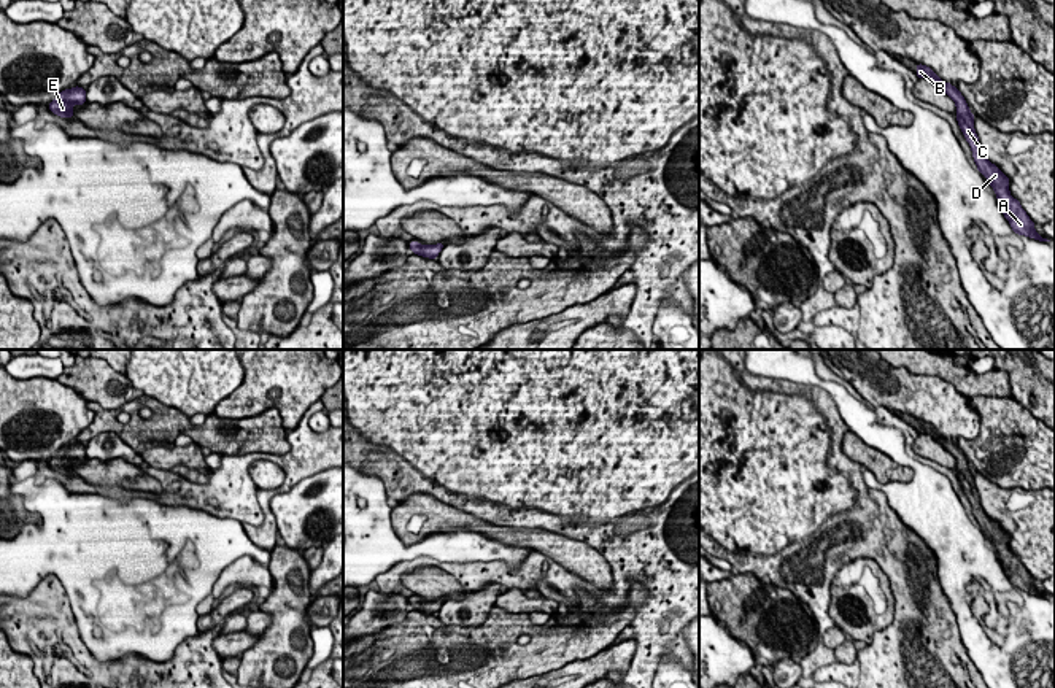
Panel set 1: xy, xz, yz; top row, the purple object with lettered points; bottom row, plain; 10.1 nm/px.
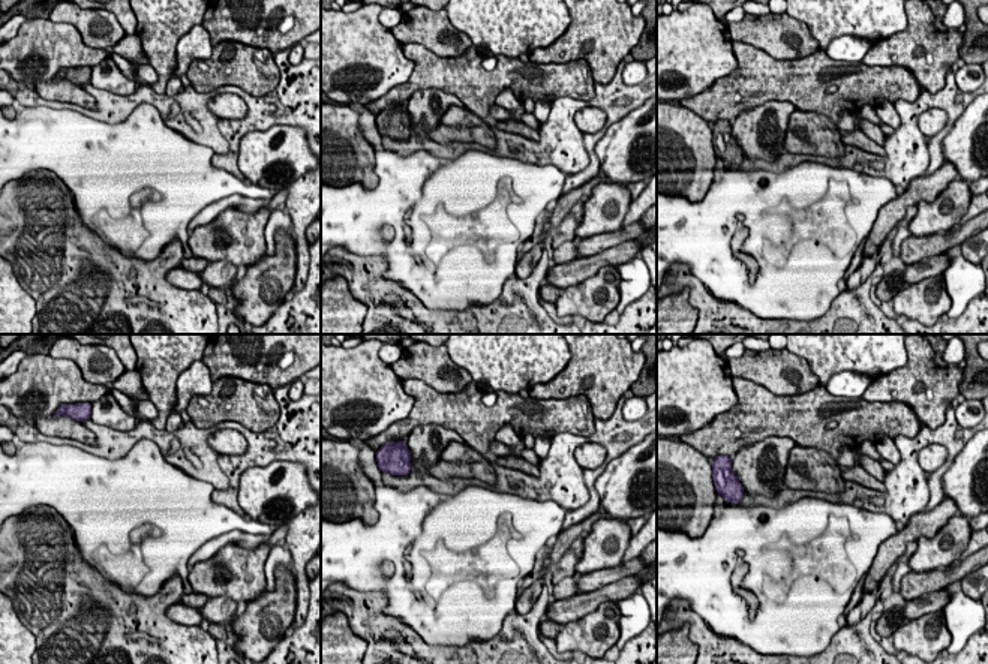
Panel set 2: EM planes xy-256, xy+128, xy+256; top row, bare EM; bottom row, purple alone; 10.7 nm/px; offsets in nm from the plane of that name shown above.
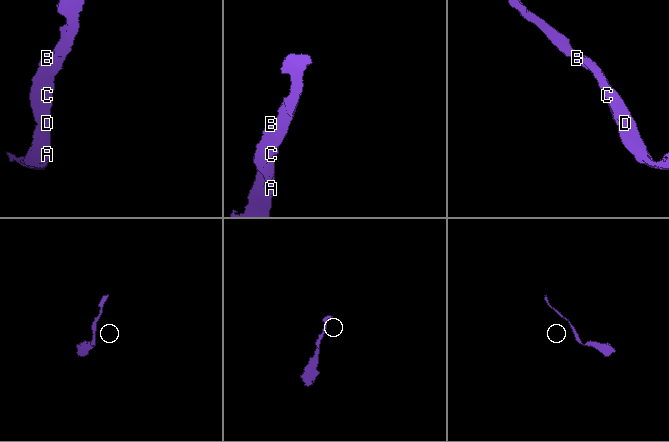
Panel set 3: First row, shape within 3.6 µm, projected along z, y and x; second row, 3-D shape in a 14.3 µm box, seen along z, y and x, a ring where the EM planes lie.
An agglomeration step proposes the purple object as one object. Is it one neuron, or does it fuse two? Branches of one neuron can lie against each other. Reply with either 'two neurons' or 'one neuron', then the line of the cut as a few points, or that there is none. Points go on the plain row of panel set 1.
one neuron; no cut

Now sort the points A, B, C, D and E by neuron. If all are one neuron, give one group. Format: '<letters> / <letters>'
A B C D E

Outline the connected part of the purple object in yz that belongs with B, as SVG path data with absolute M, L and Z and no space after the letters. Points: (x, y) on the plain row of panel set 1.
M917 419L915 431L918 434L931 435L955 458L955 461L956 461L955 473L958 477L958 481L960 481L966 497L971 502L977 526L990 537L990 542L993 543L993 547L996 550L998 561L1001 562L1001 567L1003 567L1004 574L1009 577L1012 586L1018 591L1025 591L1025 593L1030 593L1030 594L1034 594L1039 597L1050 597L1047 594L1042 594L1034 586L1034 578L1030 575L1026 567L1022 564L1020 558L1011 551L1009 534L984 512L984 507L979 499L979 493L974 485L974 470L971 469L961 448L950 439L942 437L926 421Z

